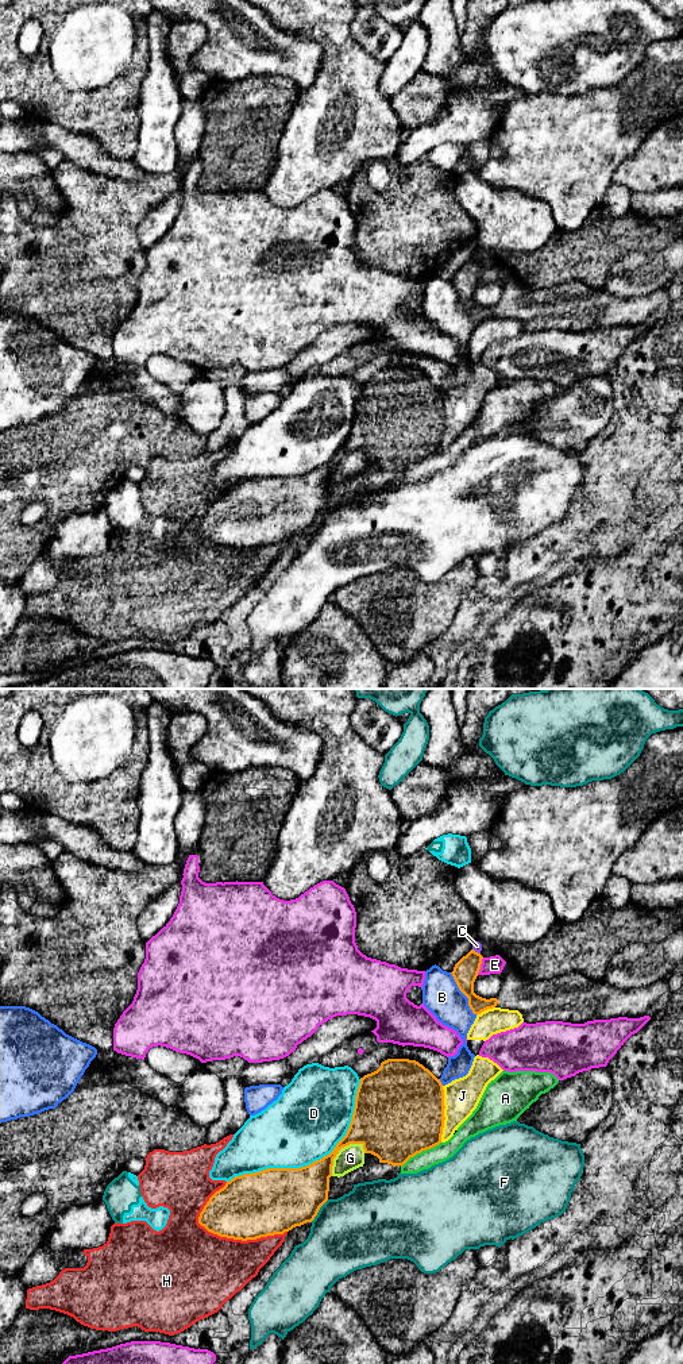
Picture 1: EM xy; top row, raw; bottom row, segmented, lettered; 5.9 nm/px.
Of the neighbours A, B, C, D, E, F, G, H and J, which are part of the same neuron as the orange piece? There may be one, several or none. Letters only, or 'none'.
none

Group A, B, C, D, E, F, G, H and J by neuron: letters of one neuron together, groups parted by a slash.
A / B / C / D F / E / G / H J

